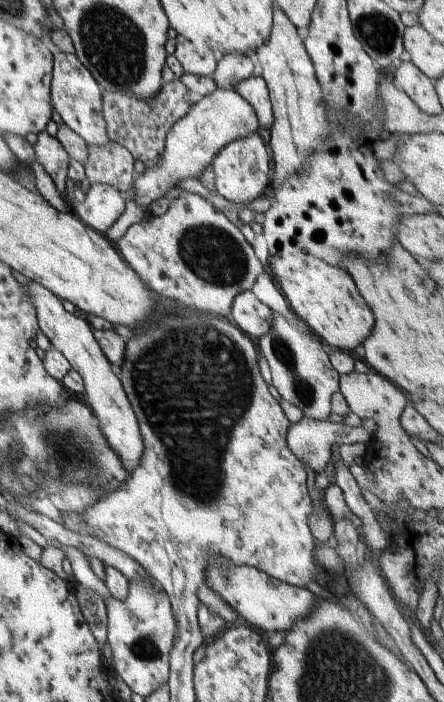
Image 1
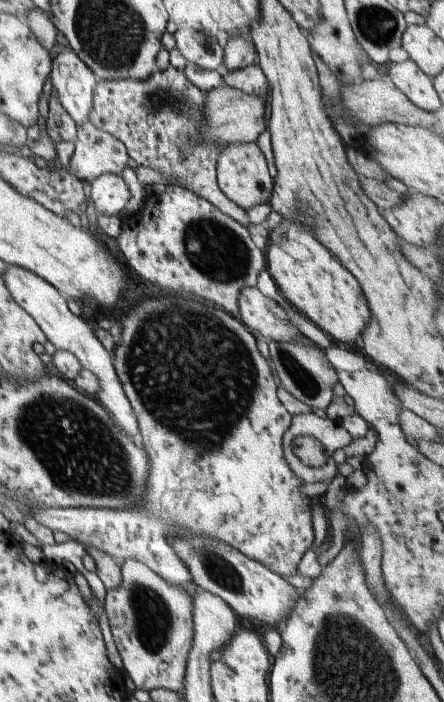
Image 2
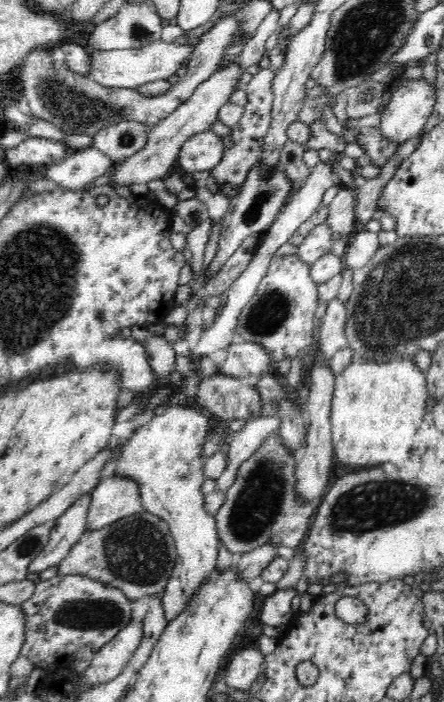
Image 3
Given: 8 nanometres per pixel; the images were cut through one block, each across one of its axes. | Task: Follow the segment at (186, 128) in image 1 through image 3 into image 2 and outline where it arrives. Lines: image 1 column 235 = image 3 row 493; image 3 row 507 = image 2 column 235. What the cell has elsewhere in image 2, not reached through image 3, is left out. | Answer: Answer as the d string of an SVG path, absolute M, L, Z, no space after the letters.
M226 84L209 90L206 95L206 106L204 106L204 120L202 120L202 140L206 143L218 142L224 147L236 142L256 143L258 136L268 128L265 108L264 95L249 94Z

